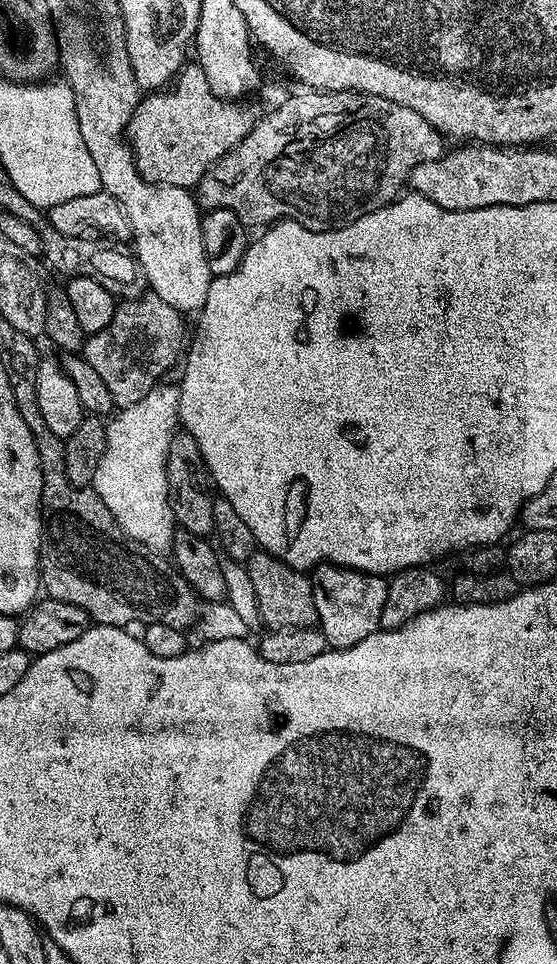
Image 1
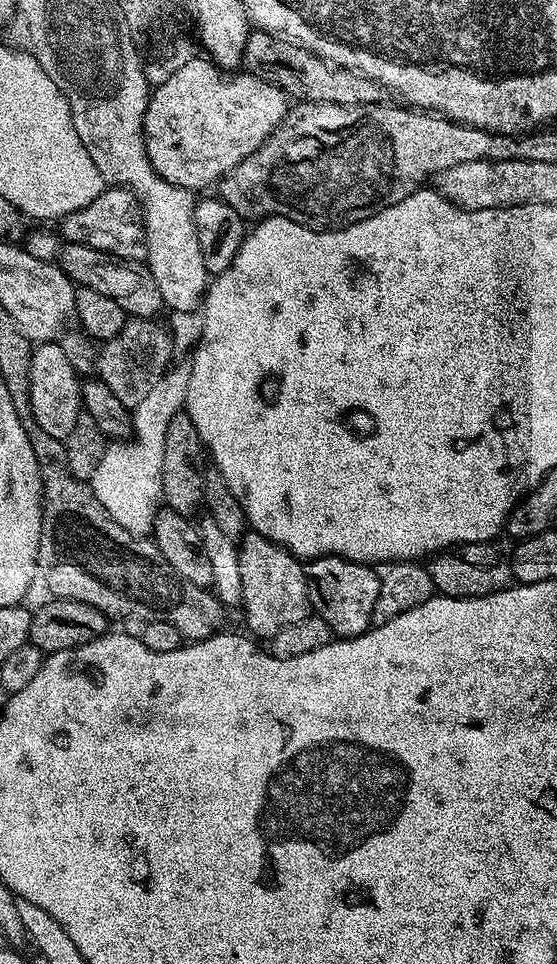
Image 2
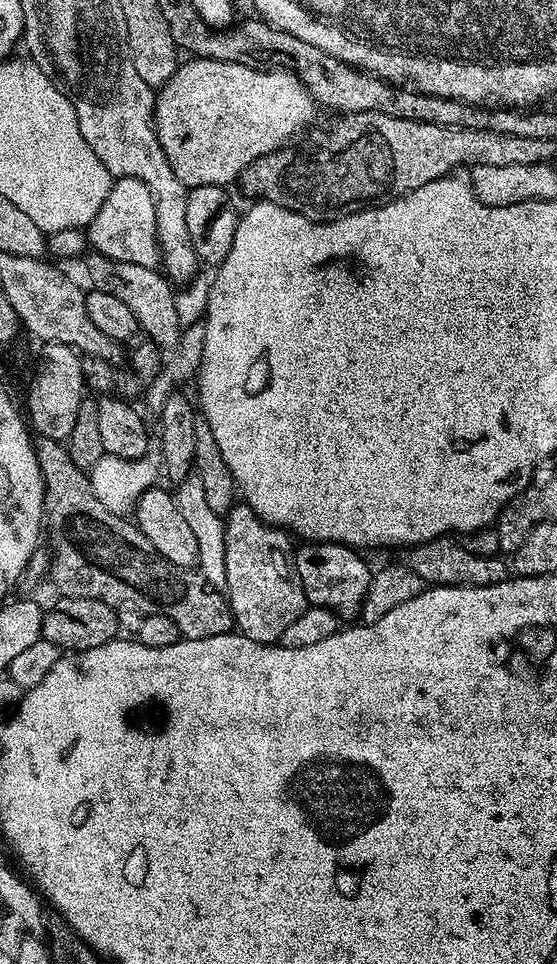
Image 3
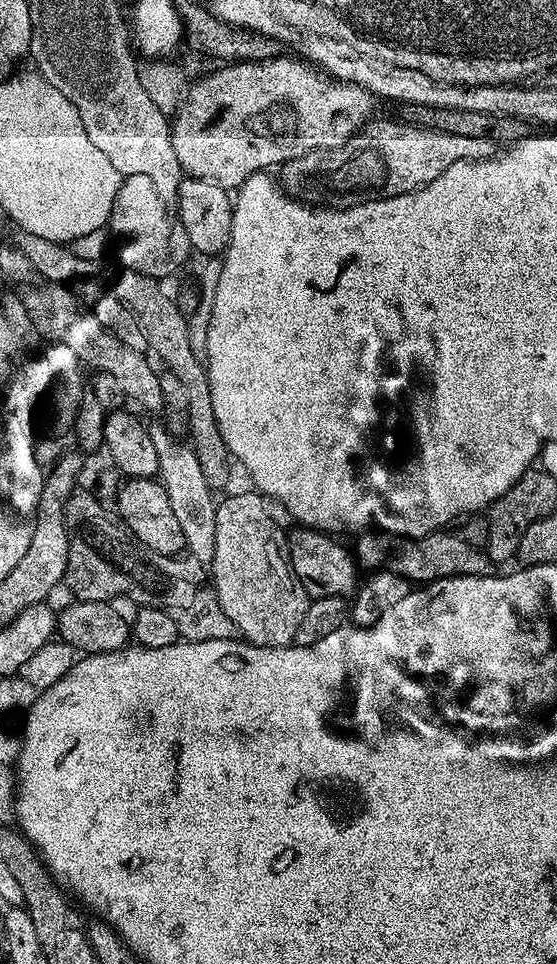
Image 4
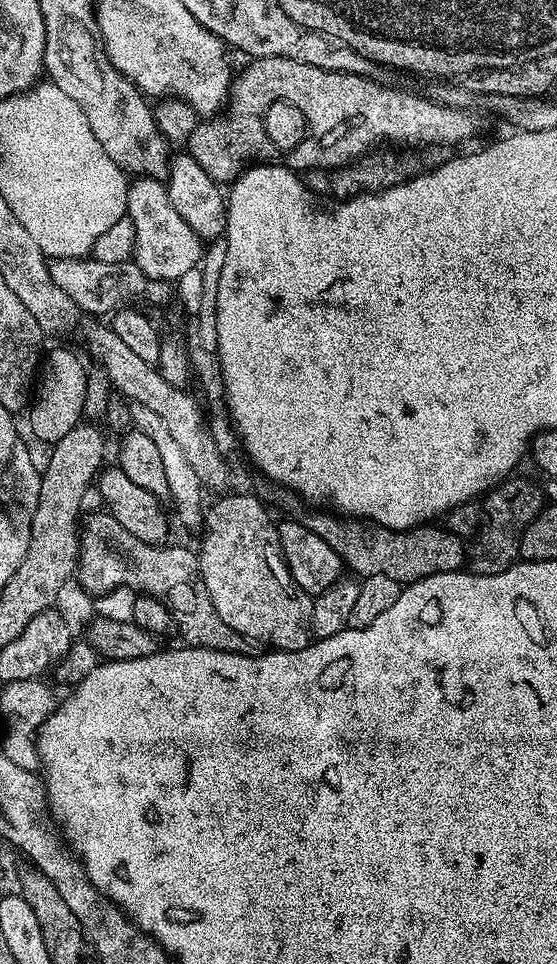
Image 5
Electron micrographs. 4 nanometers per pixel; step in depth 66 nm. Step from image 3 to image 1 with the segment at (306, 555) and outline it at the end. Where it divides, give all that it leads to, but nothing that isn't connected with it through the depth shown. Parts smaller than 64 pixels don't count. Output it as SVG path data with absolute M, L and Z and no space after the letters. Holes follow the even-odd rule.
M318 564L311 569L310 579L316 624L329 649L352 648L380 628L382 606L386 606L388 597L388 580L385 577L356 572L353 568L339 568L337 564Z

